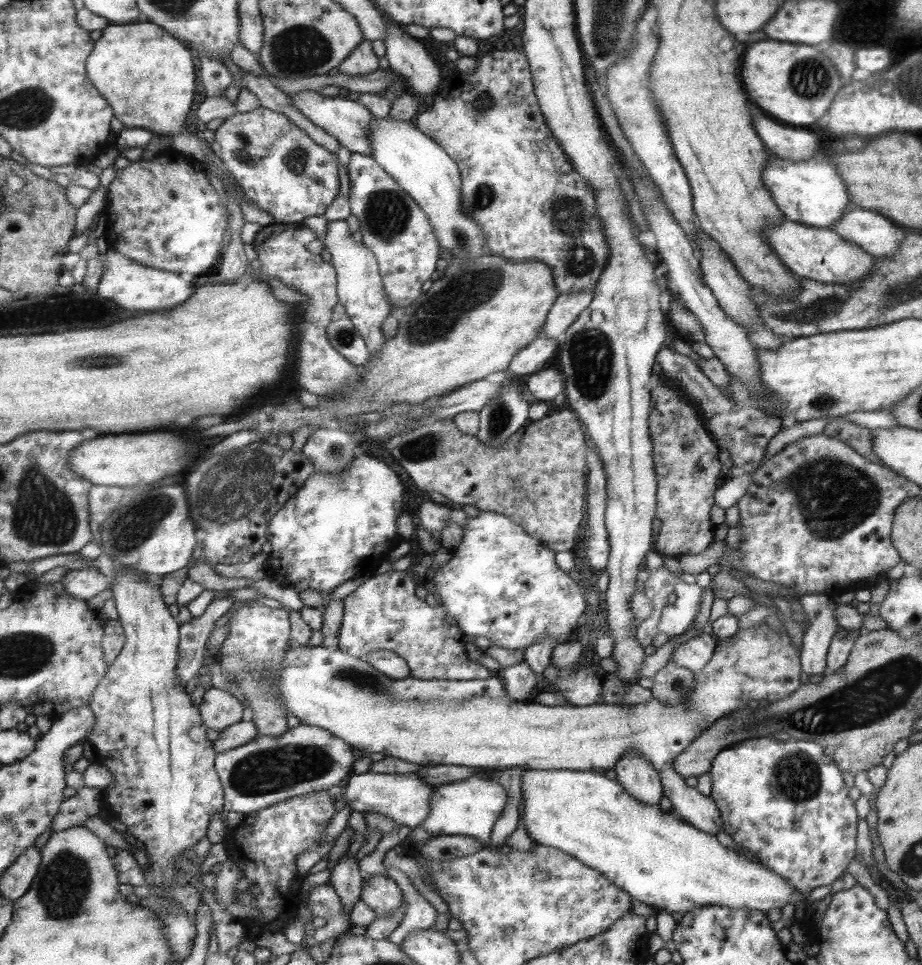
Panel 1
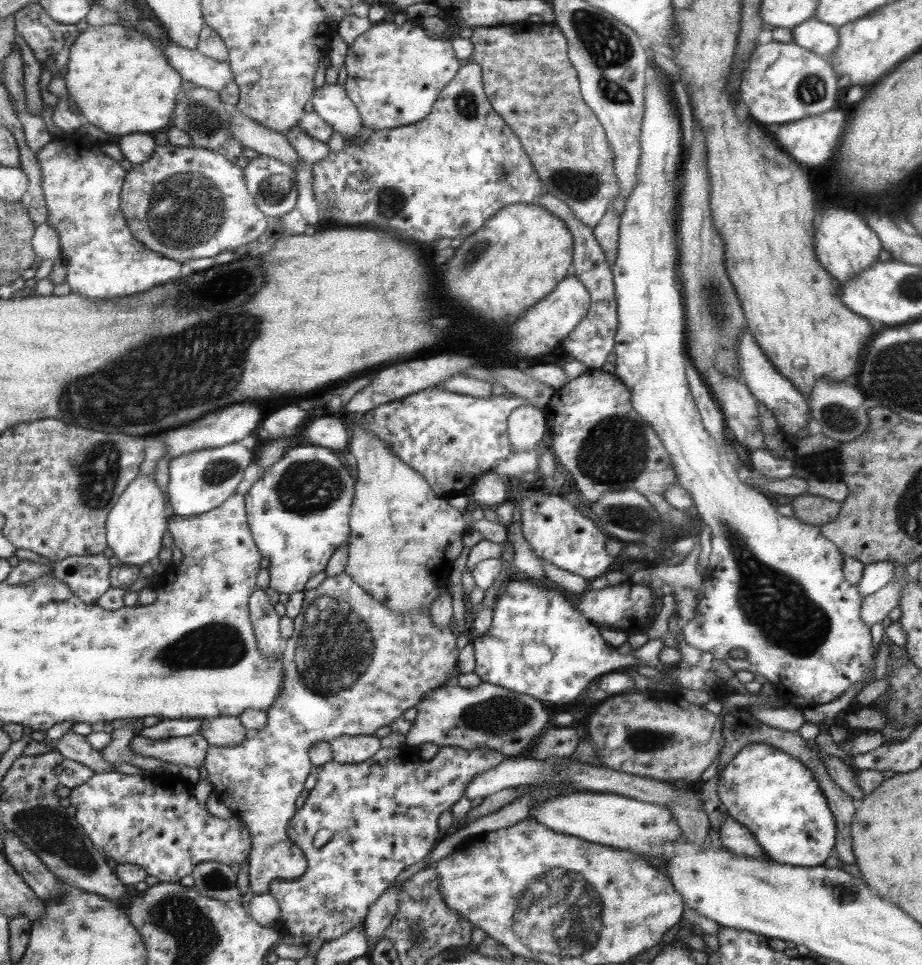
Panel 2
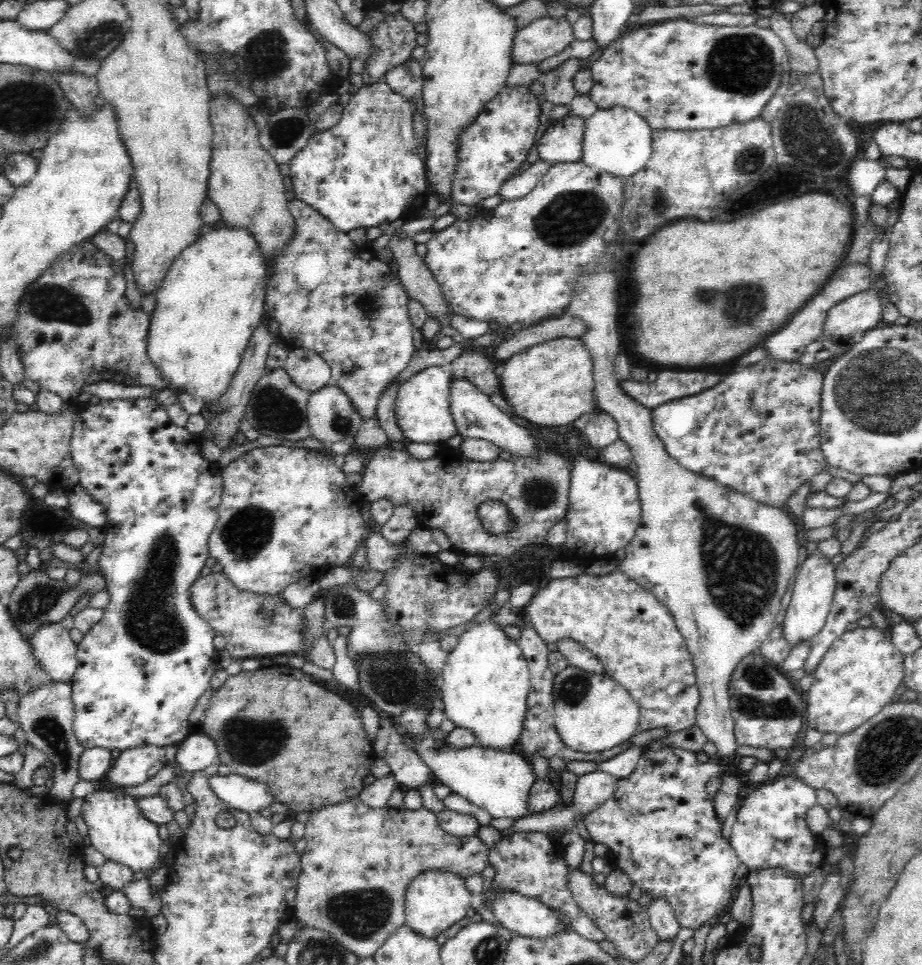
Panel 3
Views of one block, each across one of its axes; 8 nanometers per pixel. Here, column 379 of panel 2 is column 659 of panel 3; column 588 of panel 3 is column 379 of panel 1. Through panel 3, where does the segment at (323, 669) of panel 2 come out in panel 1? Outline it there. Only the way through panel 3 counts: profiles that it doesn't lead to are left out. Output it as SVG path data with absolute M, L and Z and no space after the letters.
M394 570L374 574L366 582L356 587L345 599L345 611L340 630L337 634L337 649L367 662L369 654L377 650L391 650L403 658L411 669L411 676L417 679L432 680L476 680L490 678L491 670L479 662L471 661L465 651L466 634L460 628L459 622L447 613L439 603L430 606L415 593L419 585L416 577L406 571Z

